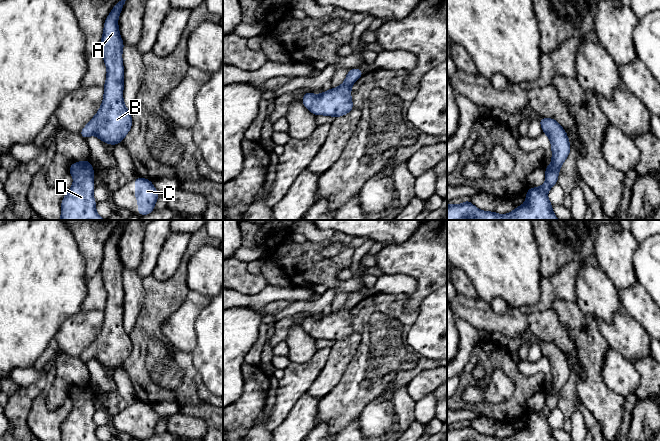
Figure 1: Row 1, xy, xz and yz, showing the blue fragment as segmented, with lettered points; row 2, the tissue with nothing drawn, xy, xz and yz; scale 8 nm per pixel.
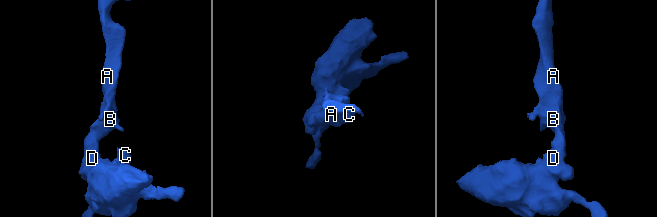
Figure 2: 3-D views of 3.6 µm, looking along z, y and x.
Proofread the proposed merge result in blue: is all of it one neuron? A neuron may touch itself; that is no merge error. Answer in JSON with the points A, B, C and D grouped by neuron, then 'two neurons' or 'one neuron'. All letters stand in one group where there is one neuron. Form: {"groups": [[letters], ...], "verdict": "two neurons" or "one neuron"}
{"groups": [["A", "B", "C", "D"]], "verdict": "one neuron"}

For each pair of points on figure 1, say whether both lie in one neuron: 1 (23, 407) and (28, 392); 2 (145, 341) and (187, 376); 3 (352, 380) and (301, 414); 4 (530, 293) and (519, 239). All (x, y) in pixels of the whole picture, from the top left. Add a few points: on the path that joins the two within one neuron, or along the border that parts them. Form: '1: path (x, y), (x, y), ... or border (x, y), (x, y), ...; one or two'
1: path (23, 403), (25, 396); one
2: path (155, 351), (177, 373); one
3: border (320, 399), (315, 424); two
4: path (519, 280), (519, 252); one

